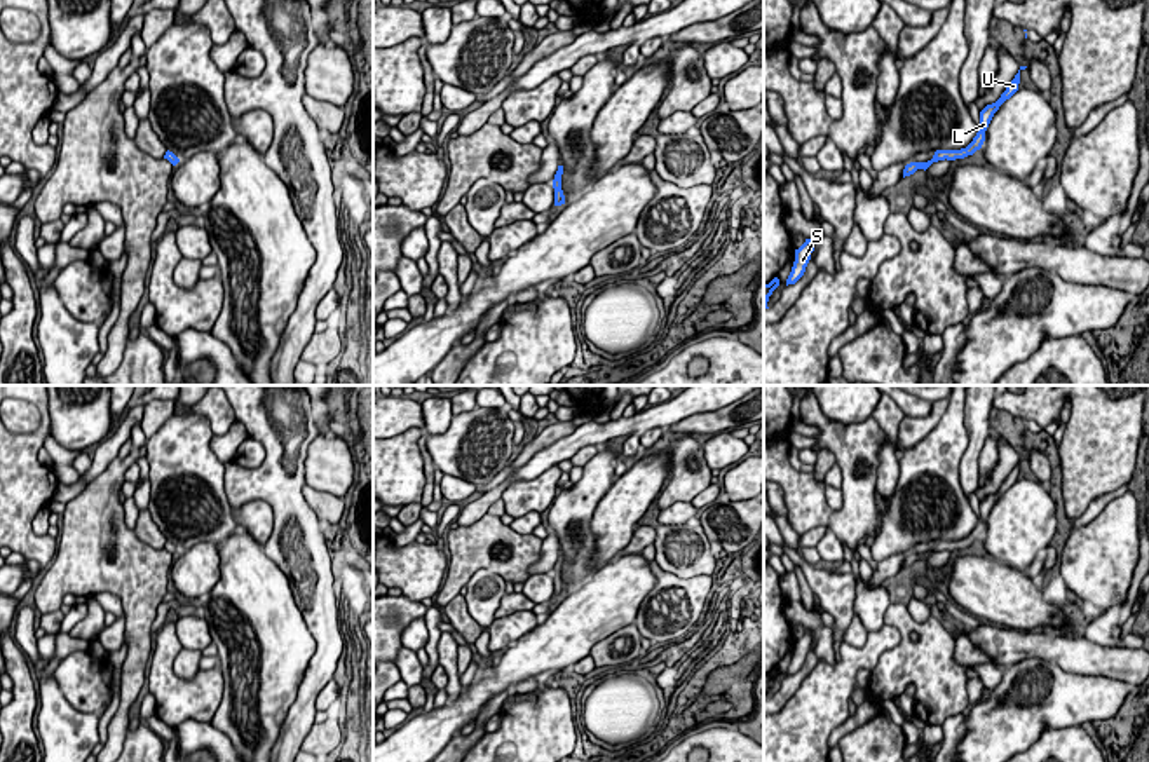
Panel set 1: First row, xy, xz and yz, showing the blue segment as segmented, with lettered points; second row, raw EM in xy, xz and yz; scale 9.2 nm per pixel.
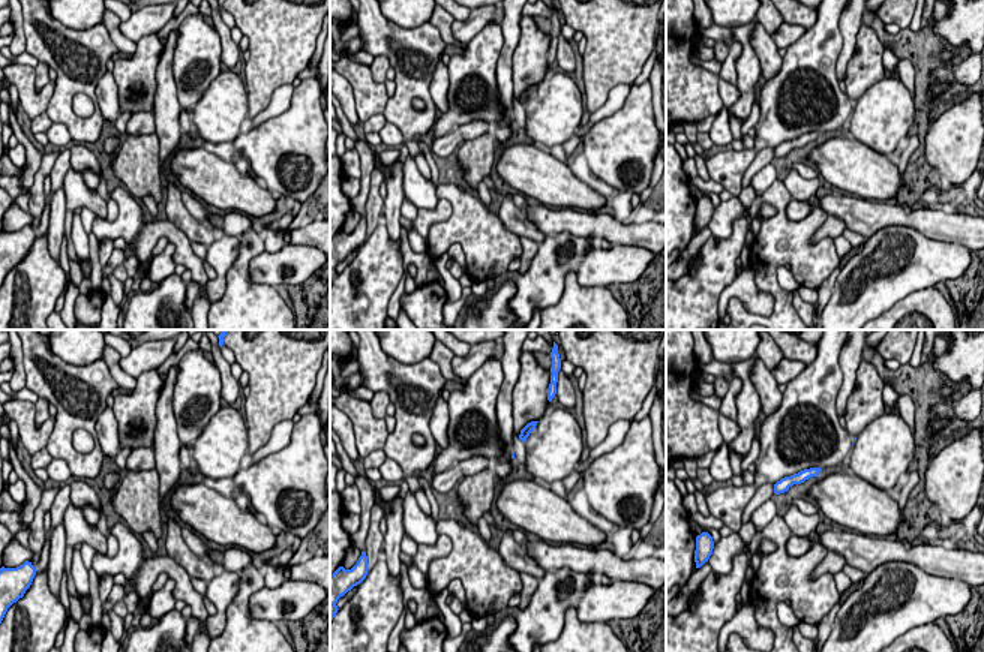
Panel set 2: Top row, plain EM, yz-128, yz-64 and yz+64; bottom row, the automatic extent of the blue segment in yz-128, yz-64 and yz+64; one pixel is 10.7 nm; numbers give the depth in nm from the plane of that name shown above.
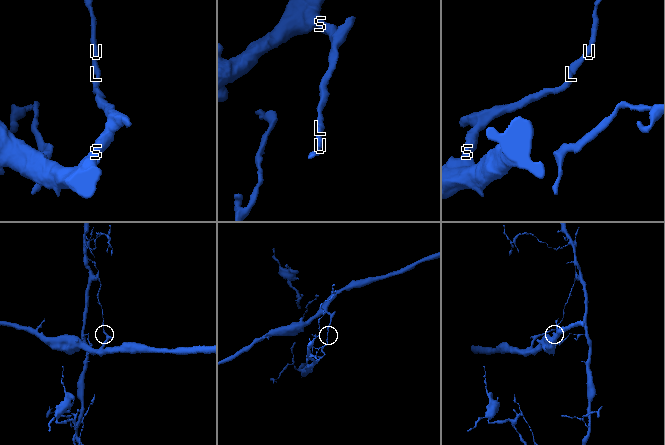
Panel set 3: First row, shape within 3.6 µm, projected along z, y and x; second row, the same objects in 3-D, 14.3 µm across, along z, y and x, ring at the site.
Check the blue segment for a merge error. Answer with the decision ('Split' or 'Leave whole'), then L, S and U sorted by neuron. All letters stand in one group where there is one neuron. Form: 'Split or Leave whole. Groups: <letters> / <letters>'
Split. Groups: L U / S

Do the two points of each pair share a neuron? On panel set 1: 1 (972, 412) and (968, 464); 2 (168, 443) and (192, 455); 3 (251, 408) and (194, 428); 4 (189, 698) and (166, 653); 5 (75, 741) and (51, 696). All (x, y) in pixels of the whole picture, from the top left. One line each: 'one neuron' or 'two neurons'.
1: one neuron
2: one neuron
3: two neurons
4: one neuron
5: one neuron

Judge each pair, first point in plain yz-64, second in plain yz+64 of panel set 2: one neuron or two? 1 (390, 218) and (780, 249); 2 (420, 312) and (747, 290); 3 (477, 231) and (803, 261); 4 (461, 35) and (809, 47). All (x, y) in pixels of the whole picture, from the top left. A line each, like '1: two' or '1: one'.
1: two
2: two
3: one
4: two

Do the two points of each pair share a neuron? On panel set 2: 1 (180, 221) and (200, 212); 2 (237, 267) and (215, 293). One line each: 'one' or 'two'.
1: two
2: two

